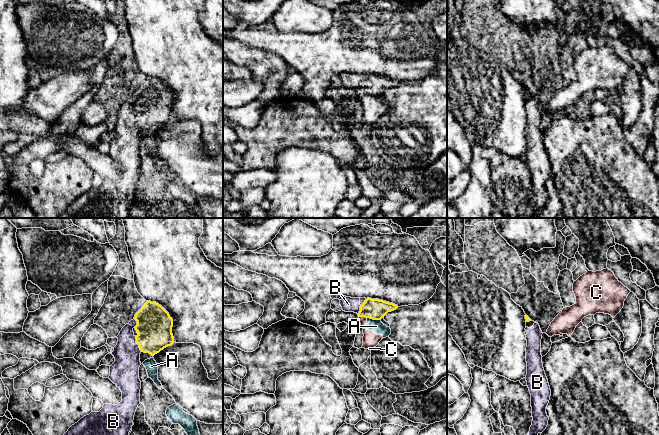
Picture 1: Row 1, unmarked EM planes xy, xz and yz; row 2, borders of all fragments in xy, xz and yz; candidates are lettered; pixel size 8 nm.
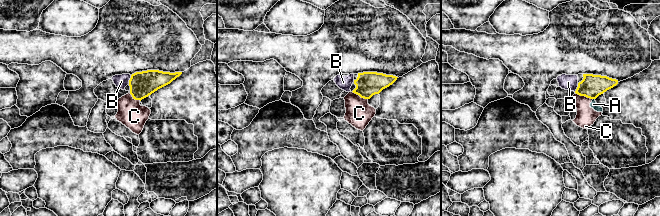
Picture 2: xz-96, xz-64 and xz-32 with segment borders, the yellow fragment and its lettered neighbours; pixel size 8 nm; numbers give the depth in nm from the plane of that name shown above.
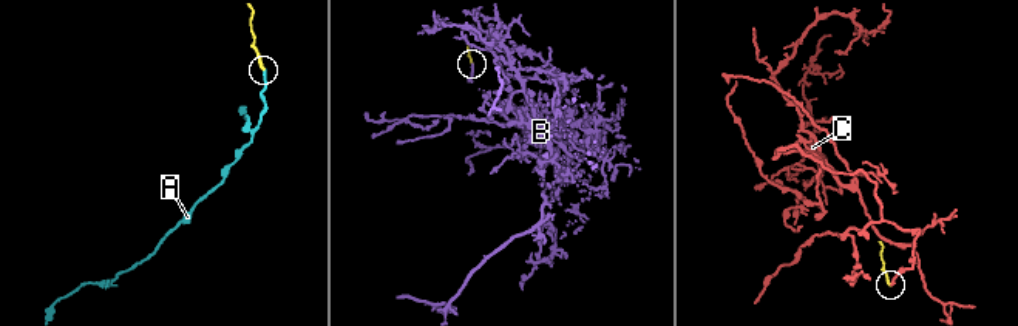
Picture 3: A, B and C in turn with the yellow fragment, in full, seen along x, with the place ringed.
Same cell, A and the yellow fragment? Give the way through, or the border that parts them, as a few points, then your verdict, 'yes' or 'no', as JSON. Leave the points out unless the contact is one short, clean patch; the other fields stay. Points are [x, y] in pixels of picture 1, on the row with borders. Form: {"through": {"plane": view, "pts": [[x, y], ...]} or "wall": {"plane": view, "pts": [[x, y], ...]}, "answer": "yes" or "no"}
{"wall": {"plane": "xz", "pts": [[367, 317], [373, 320], [380, 320]]}, "answer": "no"}

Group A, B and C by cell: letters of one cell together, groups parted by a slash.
A C / B

